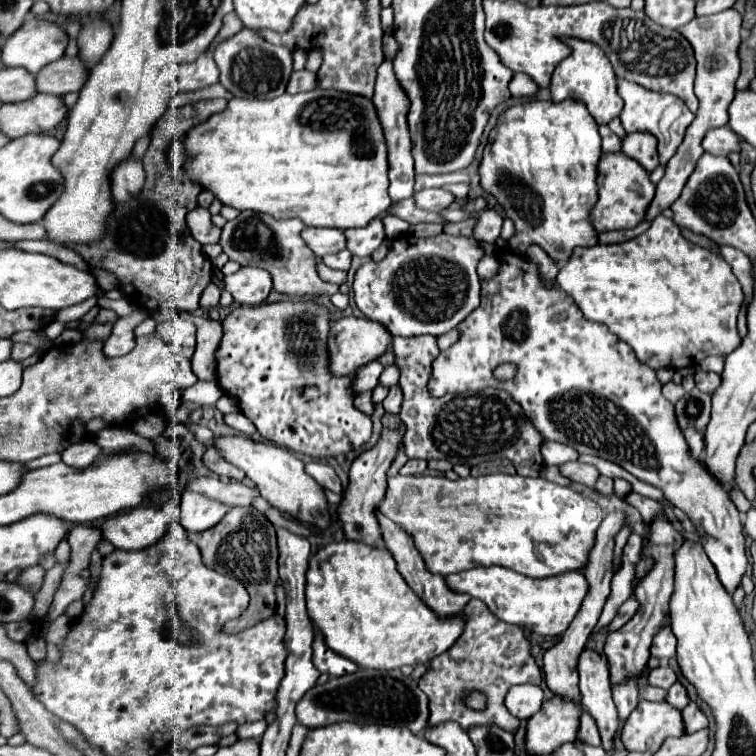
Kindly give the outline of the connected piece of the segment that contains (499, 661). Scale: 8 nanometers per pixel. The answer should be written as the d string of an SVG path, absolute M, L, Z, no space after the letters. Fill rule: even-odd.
M478 599L468 601L462 619L464 631L460 639L456 639L456 643L448 651L432 659L428 673L418 681L420 689L430 699L430 725L436 725L440 721L456 721L464 729L468 729L474 723L488 723L514 733L518 729L518 719L504 707L508 689L518 683L540 685L542 681L540 667L530 653L530 643L524 637L522 627L508 625L492 617L488 607L484 607L484 603L480 603ZM472 691L484 693L486 707L482 711L474 711L466 705L464 699Z

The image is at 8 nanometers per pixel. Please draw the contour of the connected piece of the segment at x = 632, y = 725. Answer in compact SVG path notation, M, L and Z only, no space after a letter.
M640 701L624 721L620 741L628 751L656 753L666 737L680 737L682 733L684 725L678 709L674 709L666 701Z

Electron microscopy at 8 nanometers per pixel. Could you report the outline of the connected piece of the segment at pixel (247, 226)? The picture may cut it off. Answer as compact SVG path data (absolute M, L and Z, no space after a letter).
M242 211L238 219L228 221L220 235L222 251L240 265L256 265L266 269L272 275L274 289L278 293L284 293L288 297L320 297L320 295L334 295L338 291L338 285L324 283L316 275L316 257L308 247L304 247L304 241L300 239L300 231L304 229L304 223L298 219L278 221L270 215L256 213L256 211Z

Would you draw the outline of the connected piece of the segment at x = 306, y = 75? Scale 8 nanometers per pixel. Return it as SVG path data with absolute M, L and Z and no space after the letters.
M294 71L290 75L286 93L302 93L302 91L312 91L316 87L316 75L312 71Z

